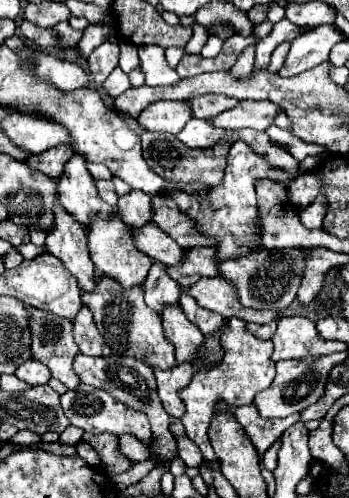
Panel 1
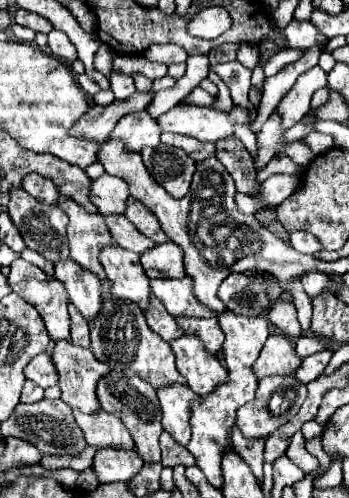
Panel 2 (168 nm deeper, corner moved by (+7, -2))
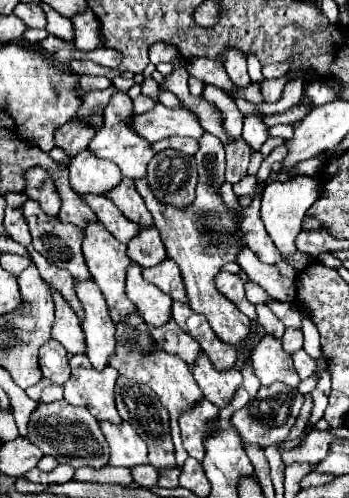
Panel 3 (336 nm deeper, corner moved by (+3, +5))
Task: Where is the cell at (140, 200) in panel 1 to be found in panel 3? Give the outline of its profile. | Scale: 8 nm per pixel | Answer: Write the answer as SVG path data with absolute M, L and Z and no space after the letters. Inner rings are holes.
M89 151L77 153L69 163L69 181L79 195L105 195L121 183L123 175L117 165L93 157Z

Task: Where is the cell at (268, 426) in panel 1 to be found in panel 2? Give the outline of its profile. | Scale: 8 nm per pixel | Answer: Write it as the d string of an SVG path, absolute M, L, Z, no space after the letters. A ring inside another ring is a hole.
M233 426L231 446L249 464L251 472L261 482L263 480L263 440L249 440L249 438L241 436L241 432Z

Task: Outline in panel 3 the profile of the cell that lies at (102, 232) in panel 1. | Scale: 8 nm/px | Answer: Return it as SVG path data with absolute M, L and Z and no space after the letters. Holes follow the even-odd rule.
M131 263L127 267L127 281L125 281L127 297L135 303L137 311L143 315L149 327L159 327L171 317L171 297L157 289L153 283L145 281L143 267Z

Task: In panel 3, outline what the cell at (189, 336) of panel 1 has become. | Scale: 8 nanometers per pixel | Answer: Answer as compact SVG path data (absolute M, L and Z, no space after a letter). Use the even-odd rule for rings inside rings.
M203 351L197 355L191 373L197 385L201 387L205 399L217 407L227 405L241 383L241 373L237 369L227 369L227 371L215 369L215 365L209 361L209 357Z

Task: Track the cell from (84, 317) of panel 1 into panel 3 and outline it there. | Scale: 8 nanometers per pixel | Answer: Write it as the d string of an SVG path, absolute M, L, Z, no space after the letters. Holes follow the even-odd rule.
M31 249L29 253L31 253L31 259L37 263L39 273L43 273L45 281L47 281L49 285L53 285L57 291L61 291L61 295L63 295L65 301L71 305L71 309L75 311L75 315L77 315L79 319L83 319L83 317L85 317L83 305L81 305L81 301L79 301L77 295L75 295L71 273L69 273L67 269L59 269L57 265L49 263L45 257L41 257L41 255L39 255L37 251L33 251L33 249Z

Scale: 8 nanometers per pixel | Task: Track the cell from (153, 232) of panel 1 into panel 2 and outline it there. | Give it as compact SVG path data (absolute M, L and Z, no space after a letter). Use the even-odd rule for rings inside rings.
M105 216L105 224L113 236L113 242L117 242L125 250L141 254L155 246L155 242L147 240L137 228L133 228L133 224L125 220L125 216Z

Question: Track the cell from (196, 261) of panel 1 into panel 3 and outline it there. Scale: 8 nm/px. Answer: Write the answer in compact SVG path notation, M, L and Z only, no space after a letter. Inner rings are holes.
M143 227L139 231L139 235L129 241L127 255L131 257L131 261L135 261L143 267L155 267L167 259L163 239L155 227Z

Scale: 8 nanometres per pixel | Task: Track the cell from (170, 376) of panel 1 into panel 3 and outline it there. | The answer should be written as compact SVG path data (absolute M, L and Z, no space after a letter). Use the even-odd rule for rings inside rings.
M205 397L197 401L191 409L183 411L179 417L179 427L181 427L181 439L185 451L195 457L197 461L203 459L205 449L203 449L203 439L209 433L209 423L215 419L219 413L219 407L209 403Z

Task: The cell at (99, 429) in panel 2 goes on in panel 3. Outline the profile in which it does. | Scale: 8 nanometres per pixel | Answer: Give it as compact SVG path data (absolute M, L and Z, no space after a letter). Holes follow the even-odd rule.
M99 421L99 427L109 443L111 465L133 467L133 465L141 465L149 461L147 443L135 433L135 429L127 421L121 421L119 425L111 421Z

